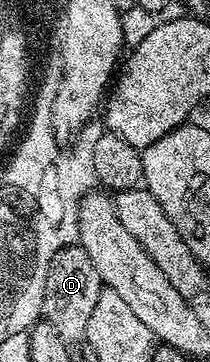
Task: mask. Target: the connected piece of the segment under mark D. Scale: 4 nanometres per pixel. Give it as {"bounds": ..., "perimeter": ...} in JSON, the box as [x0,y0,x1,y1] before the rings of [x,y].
{"bounds":[43,244,101,344],"perimeter":[[[79,244],[61,246],[48,261],[44,285],[43,321],[54,324],[54,329],[58,331],[58,336],[62,336],[64,342],[71,344],[81,341],[87,335],[90,312],[94,312],[94,304],[98,302],[101,289],[100,274],[94,268],[83,246]]]}

